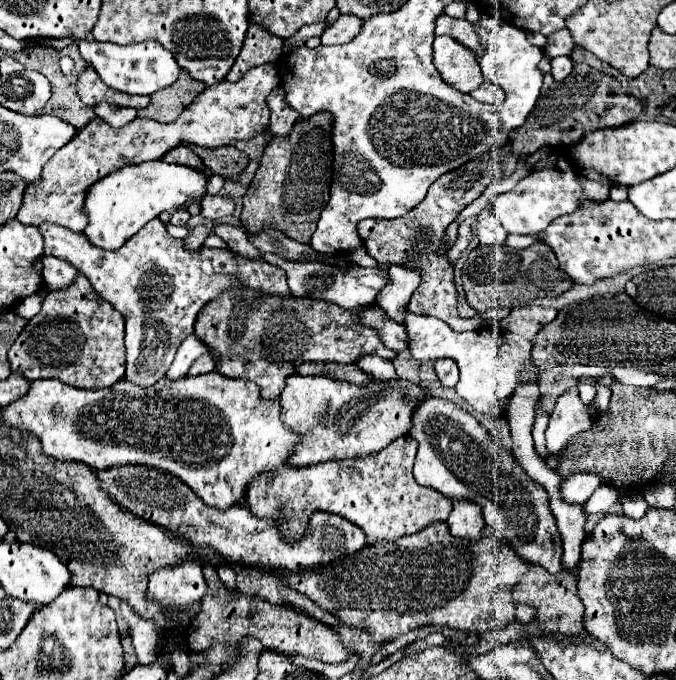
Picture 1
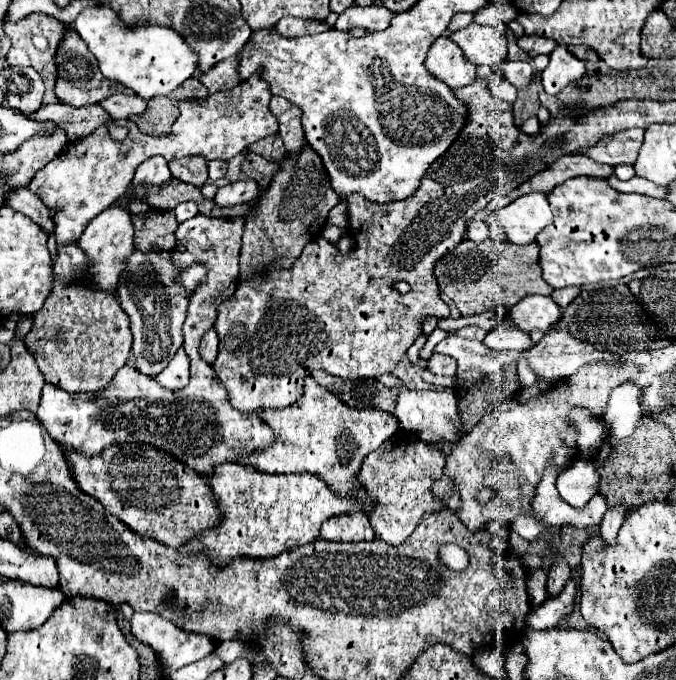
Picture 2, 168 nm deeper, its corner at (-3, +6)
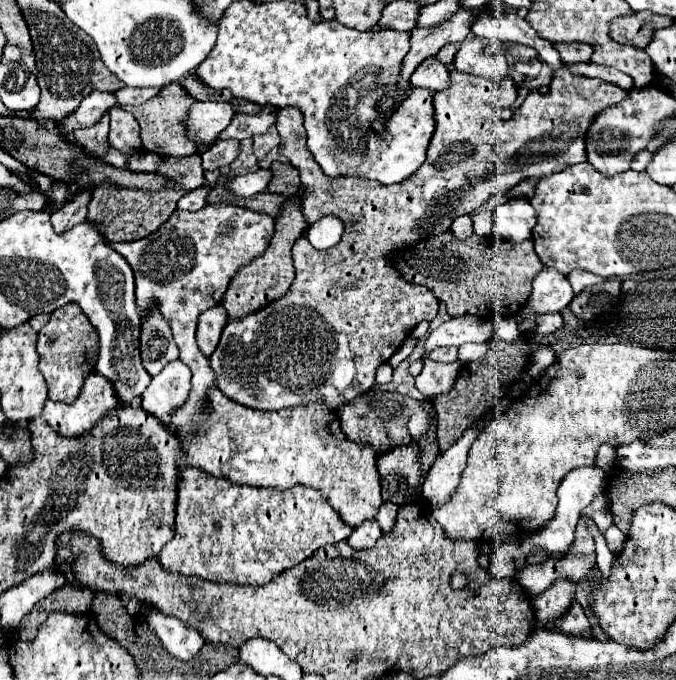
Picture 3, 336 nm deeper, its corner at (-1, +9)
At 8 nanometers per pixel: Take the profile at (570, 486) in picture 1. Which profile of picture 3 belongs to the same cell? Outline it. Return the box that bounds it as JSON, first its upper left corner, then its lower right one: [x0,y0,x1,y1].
[521,467,607,555]

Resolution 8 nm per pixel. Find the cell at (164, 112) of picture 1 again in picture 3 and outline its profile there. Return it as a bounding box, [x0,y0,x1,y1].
[123,85,197,157]

